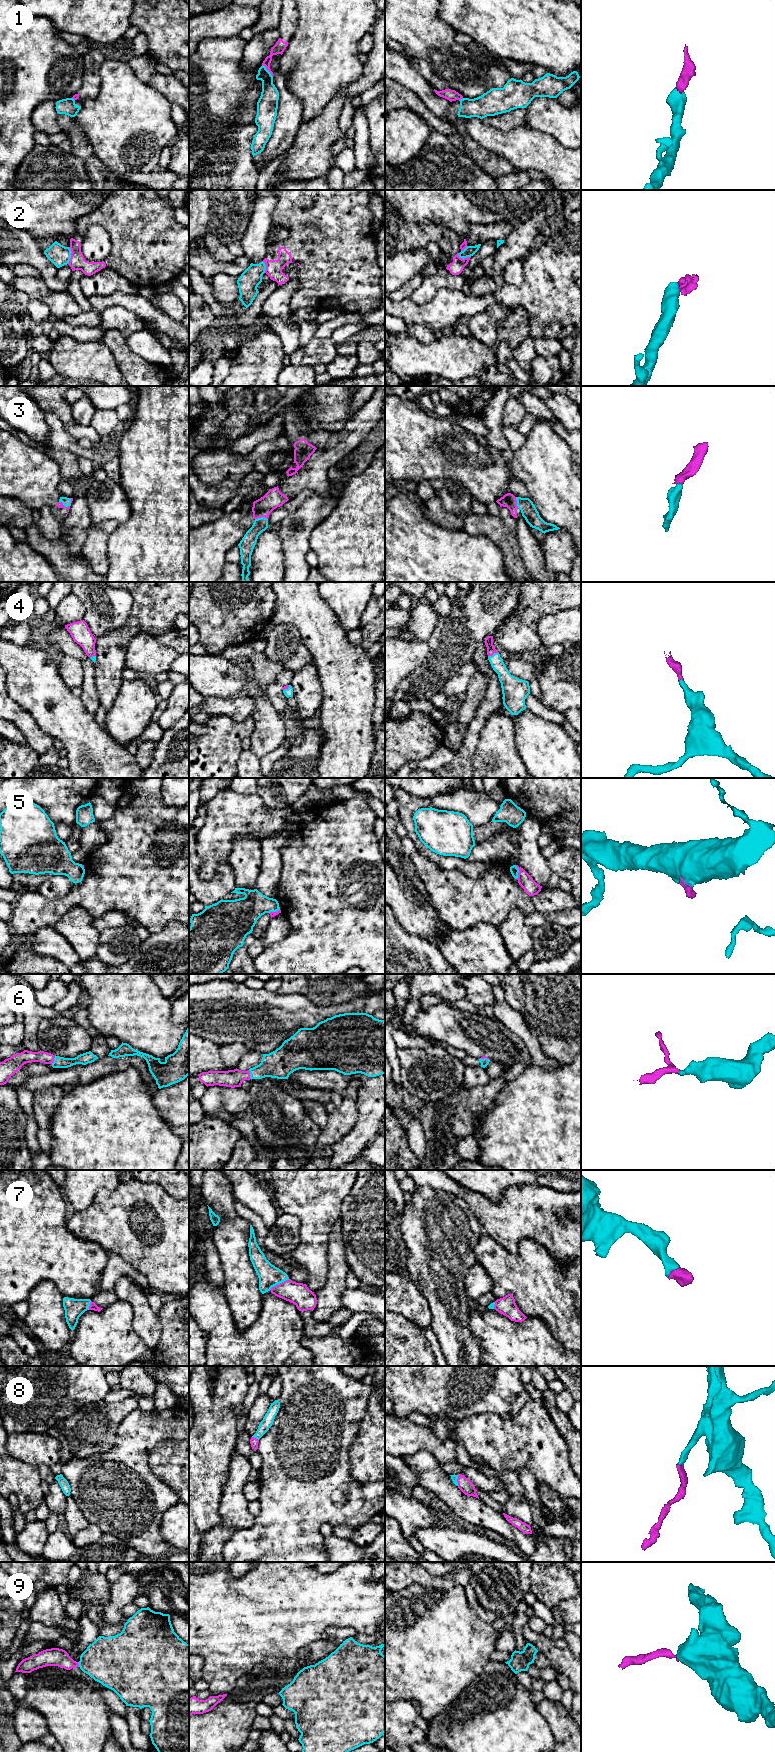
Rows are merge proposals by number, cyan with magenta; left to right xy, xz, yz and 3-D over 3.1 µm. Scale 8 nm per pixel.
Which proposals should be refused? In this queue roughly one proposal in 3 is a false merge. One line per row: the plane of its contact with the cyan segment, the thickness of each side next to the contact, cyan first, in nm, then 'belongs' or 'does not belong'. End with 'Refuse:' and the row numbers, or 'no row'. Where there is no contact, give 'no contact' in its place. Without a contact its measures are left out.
1: xz | 160/90 nm | does not belong
2: xy | 170/130 nm | does not belong
3: xz | 120/150 nm | belongs
4: yz | 120/70 nm | belongs
5: yz | 70/110 nm | belongs
6: xz | 220/140 nm | belongs
7: xz | 180/180 nm | belongs
8: xz | 90/70 nm | belongs
9: xy | 380/140 nm | does not belong
Refuse: 1, 2, 9

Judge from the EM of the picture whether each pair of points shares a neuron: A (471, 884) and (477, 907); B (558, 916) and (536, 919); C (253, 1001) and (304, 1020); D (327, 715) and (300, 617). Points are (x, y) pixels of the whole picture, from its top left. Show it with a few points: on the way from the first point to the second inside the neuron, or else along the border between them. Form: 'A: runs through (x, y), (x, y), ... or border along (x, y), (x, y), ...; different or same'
A: runs through (471, 890), (471, 896), (476, 901); same
B: runs through (553, 918), (541, 919); same
C: runs through (266, 1011), (291, 1012); same
D: runs through (333, 691), (333, 654), (330, 647), (324, 641); same

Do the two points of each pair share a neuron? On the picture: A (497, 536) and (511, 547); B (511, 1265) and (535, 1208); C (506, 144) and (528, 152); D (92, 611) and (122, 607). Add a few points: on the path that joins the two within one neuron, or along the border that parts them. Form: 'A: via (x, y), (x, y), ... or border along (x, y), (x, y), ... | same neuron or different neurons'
A: via (500, 536), (508, 544) | same neuron
B: border along (495, 1242), (512, 1254), (522, 1239), (537, 1243) | different neurons
C: via (511, 146), (523, 147) | same neuron
D: via (99, 611), (115, 607) | same neuron

